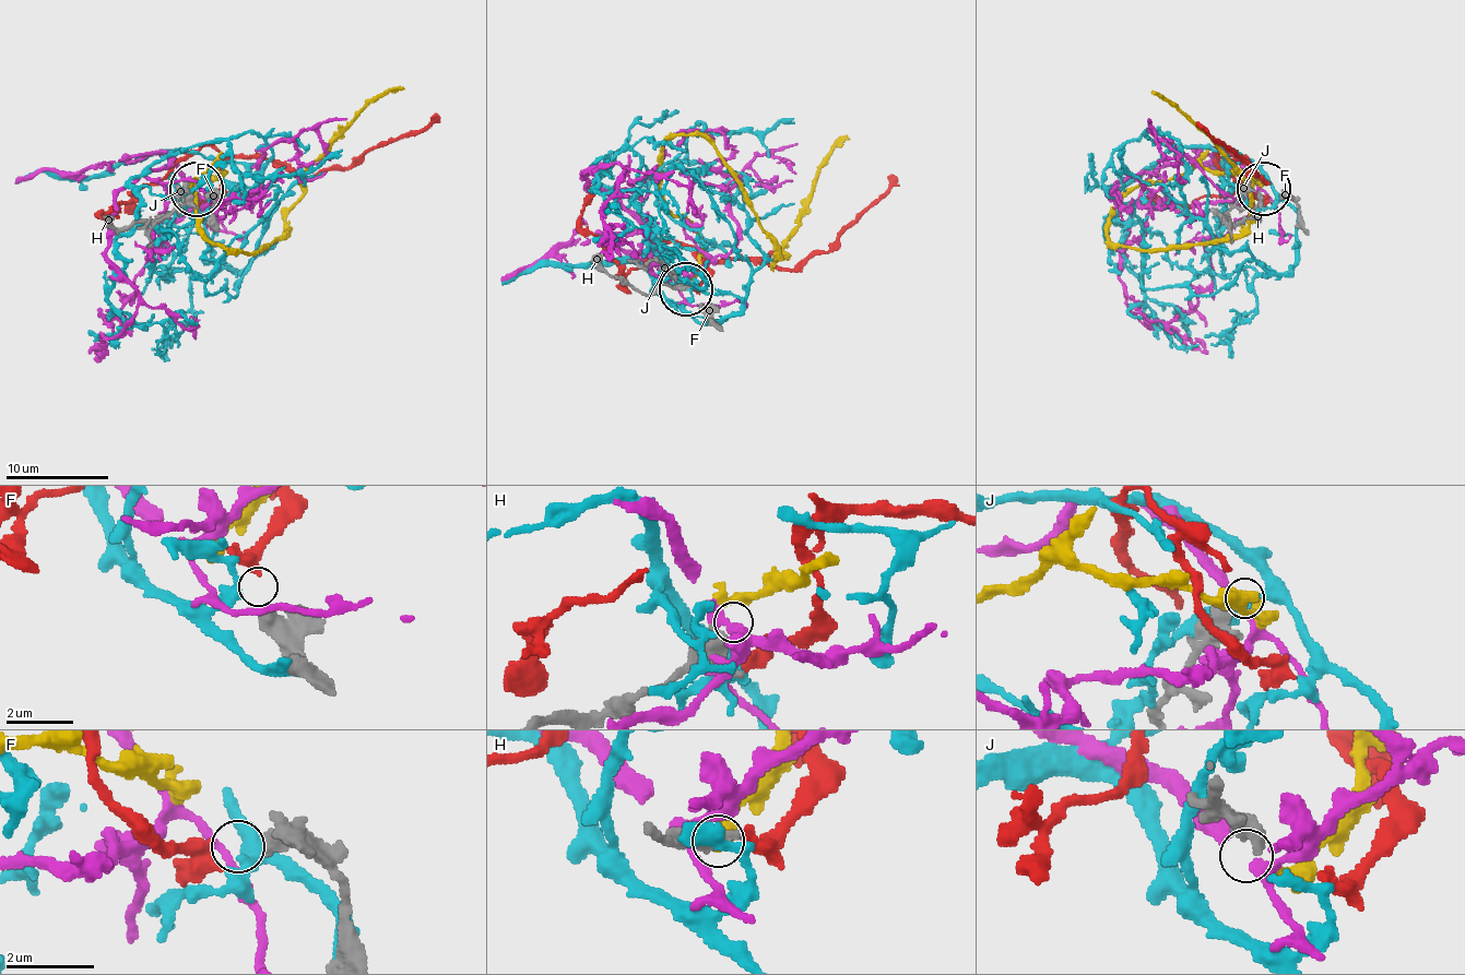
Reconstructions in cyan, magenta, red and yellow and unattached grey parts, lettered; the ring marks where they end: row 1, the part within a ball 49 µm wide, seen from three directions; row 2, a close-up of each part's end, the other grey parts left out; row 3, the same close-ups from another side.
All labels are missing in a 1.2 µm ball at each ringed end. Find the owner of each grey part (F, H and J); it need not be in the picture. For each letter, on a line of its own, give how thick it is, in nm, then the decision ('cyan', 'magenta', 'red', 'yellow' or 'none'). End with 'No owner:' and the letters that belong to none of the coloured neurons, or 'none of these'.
F: calibre 420 nm; red
H: calibre 340 nm; yellow
J: calibre 500 nm; none
No owner: J

